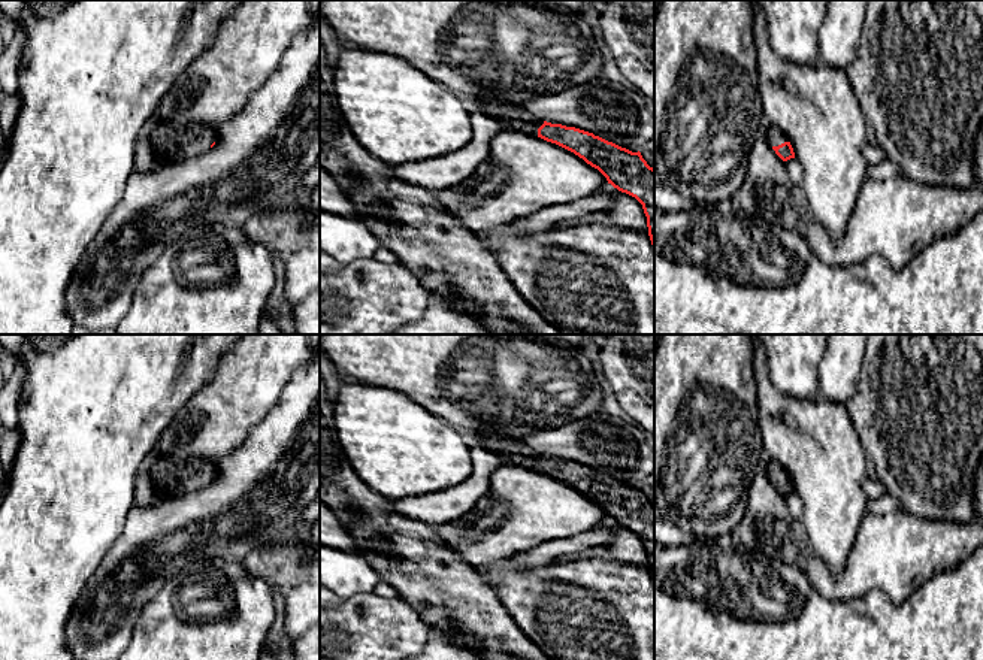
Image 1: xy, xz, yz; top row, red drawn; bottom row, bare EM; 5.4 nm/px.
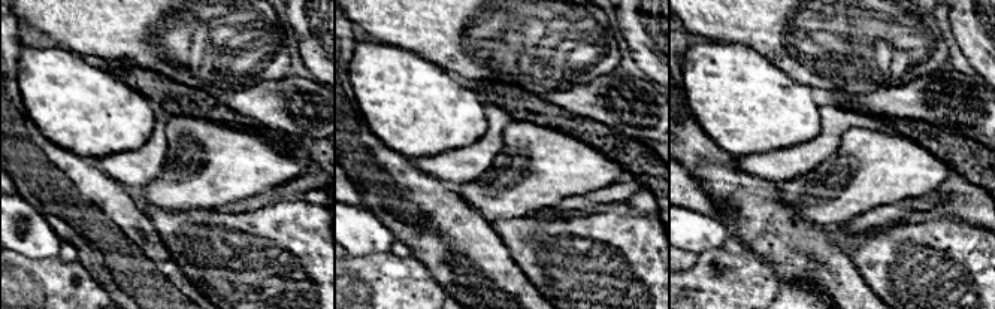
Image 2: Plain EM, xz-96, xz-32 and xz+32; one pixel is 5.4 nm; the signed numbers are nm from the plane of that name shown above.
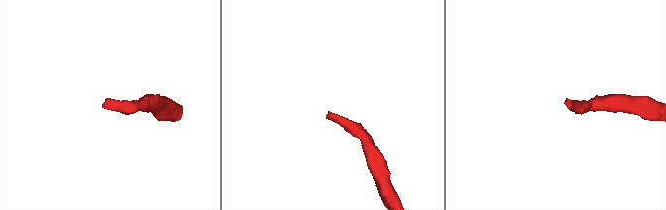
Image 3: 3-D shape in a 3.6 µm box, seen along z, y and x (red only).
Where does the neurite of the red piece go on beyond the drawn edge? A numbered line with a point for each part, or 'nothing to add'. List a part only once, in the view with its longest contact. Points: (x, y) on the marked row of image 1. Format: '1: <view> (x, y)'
1: yz (776, 136)

